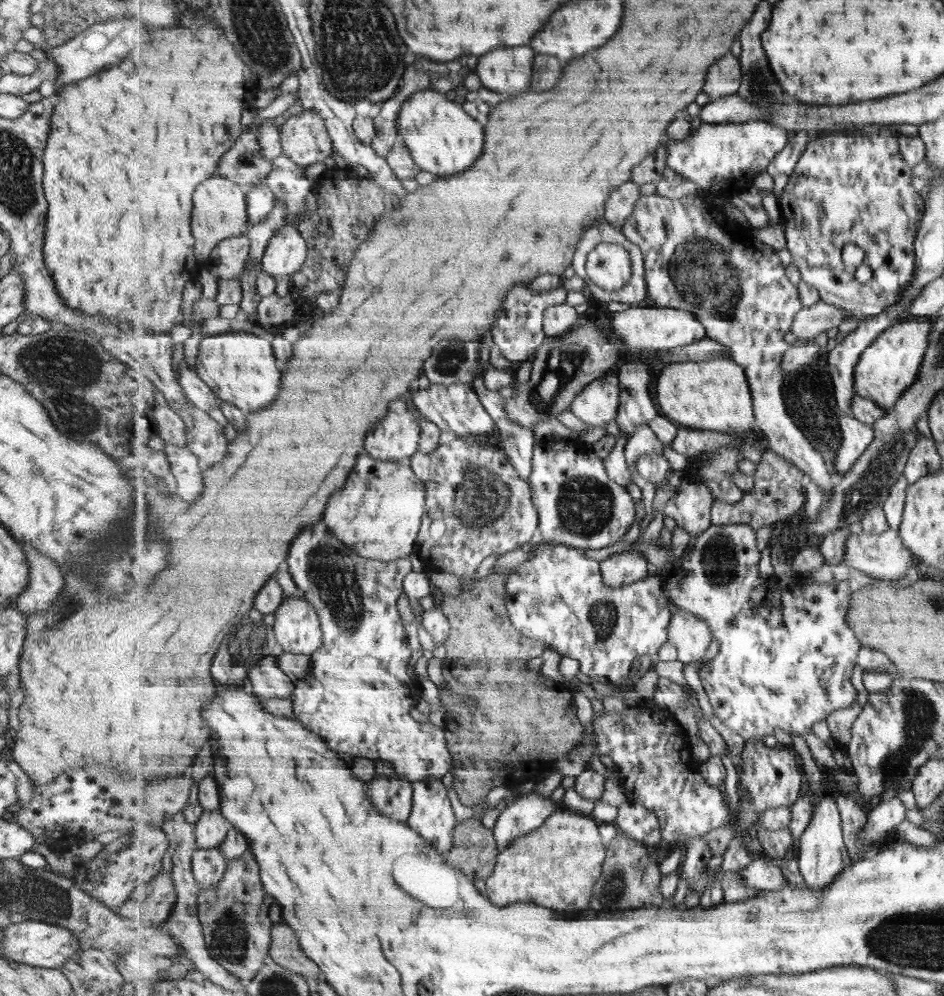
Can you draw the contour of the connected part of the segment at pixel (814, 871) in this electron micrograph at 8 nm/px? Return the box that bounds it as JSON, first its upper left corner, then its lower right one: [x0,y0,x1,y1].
[796,794,853,890]

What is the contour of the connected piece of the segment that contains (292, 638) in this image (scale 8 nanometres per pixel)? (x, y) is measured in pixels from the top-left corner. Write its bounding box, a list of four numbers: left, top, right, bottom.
[273,595,324,656]

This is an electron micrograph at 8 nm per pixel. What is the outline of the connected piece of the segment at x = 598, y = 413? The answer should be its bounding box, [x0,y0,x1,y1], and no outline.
[569,375,621,428]

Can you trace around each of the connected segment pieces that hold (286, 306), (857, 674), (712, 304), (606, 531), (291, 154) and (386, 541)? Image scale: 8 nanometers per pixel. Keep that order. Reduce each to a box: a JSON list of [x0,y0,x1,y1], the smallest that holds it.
[[255,293,295,328],[826,663,870,753],[620,192,836,500],[528,436,637,550],[280,110,335,168],[325,453,427,562]]

